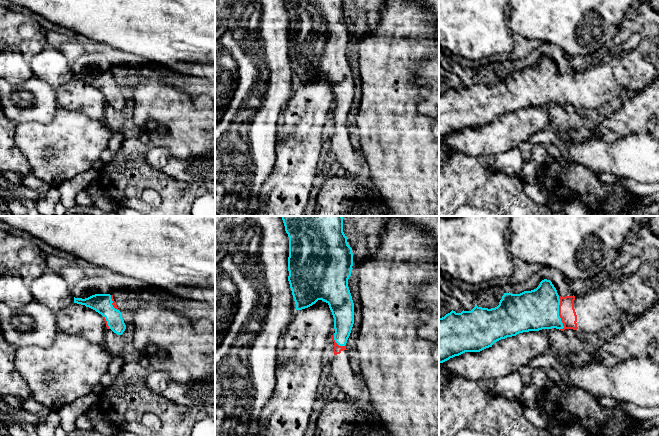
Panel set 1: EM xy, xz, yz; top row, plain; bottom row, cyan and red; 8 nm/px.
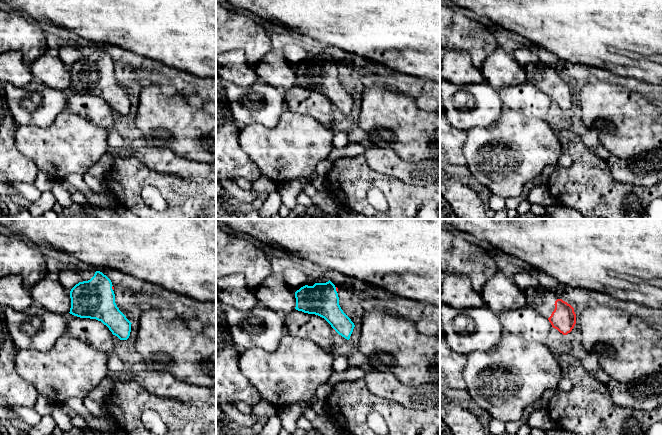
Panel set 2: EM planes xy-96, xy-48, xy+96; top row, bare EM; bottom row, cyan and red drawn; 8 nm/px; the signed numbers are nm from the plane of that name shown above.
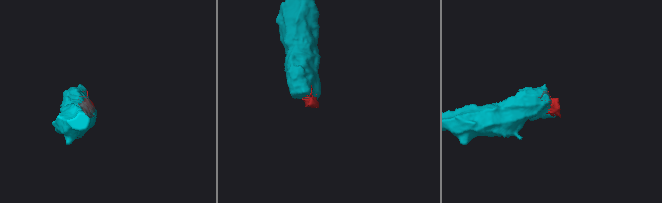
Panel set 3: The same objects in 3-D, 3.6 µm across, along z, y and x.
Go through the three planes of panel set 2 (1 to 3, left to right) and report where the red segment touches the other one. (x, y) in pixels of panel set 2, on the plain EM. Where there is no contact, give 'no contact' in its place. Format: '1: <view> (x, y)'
1: xy-96 (111, 63)
2: xy-48 (335, 65)
3: no contact

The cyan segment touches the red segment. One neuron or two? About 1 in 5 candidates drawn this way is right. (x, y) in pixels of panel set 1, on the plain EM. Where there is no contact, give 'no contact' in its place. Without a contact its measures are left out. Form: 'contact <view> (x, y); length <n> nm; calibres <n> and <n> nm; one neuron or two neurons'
contact yz (558, 89); length 280 nm; calibres 320 and 130 nm; one neuron

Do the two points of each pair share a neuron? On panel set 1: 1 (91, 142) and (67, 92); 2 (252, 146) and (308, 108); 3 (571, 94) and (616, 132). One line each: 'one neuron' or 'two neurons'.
1: two neurons
2: two neurons
3: two neurons

